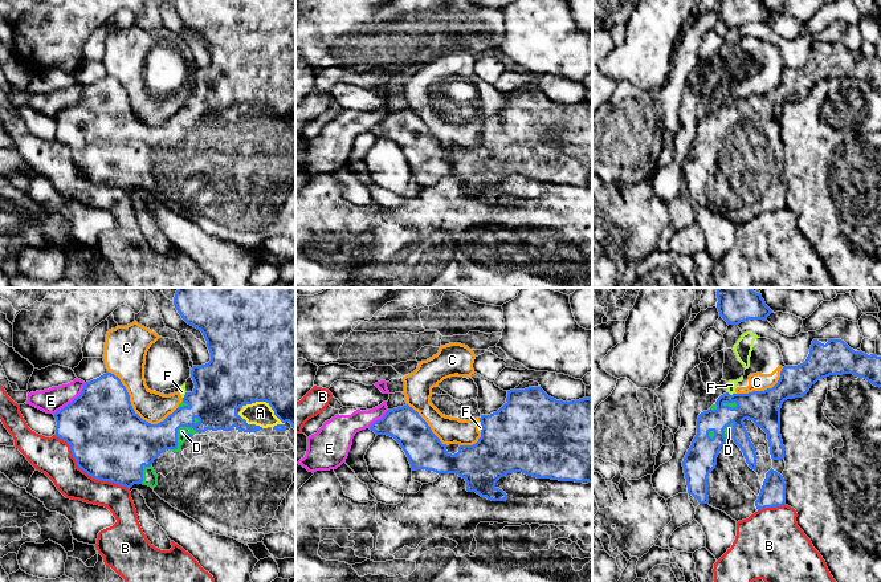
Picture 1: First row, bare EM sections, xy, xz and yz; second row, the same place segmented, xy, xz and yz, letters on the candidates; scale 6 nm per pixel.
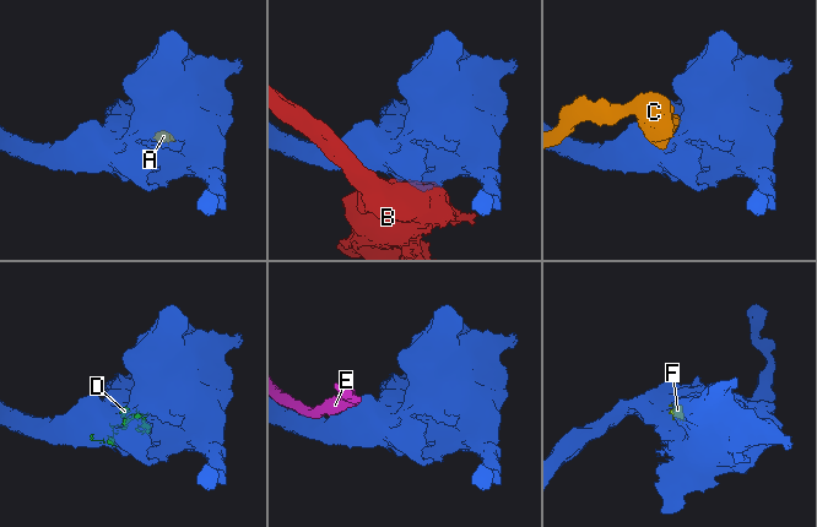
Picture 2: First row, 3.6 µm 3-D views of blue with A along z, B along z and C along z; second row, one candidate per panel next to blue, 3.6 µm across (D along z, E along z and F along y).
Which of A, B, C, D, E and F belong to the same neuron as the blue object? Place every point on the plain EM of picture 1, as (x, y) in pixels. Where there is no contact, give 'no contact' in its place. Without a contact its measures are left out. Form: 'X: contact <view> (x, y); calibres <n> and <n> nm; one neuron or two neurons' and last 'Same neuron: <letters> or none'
A: contact xy (266, 105); calibres 500 and 140 nm; one neuron
B: contact xy (86, 175); calibres 460 and 220 nm; two neurons
C: contact xy (131, 110); calibres 460 and 190 nm; two neurons
D: contact xy (176, 135); calibres 280 and 60 nm; one neuron
E: contact xy (73, 104); calibres 440 and 150 nm; two neurons
F: contact yz (733, 97); calibres 200 and 60 nm; two neurons
Same neuron: A, D

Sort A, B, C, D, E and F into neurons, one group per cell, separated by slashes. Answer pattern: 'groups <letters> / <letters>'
groups A D / B / C F / E

